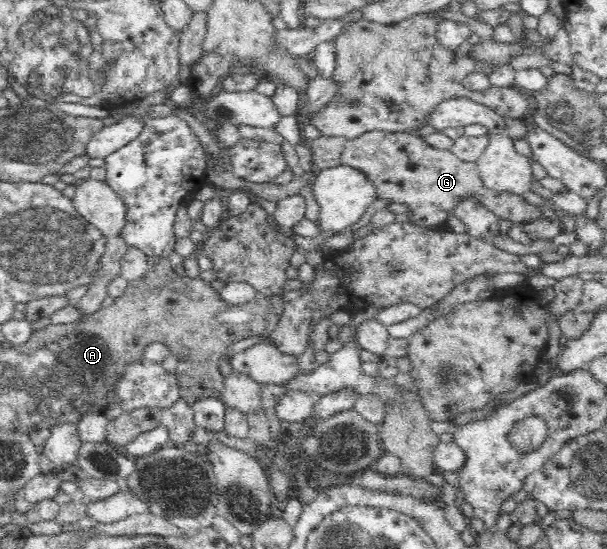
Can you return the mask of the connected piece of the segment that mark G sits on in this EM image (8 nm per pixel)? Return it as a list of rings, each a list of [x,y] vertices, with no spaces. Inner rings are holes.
[[[367,131],[357,138],[347,140],[339,155],[339,162],[360,170],[374,186],[377,199],[406,205],[410,209],[410,222],[417,226],[433,229],[446,223],[448,213],[453,213],[456,205],[464,199],[475,199],[508,225],[524,224],[542,216],[540,209],[524,201],[521,195],[497,192],[486,187],[475,161],[462,161],[451,150],[436,149],[415,133]]]

